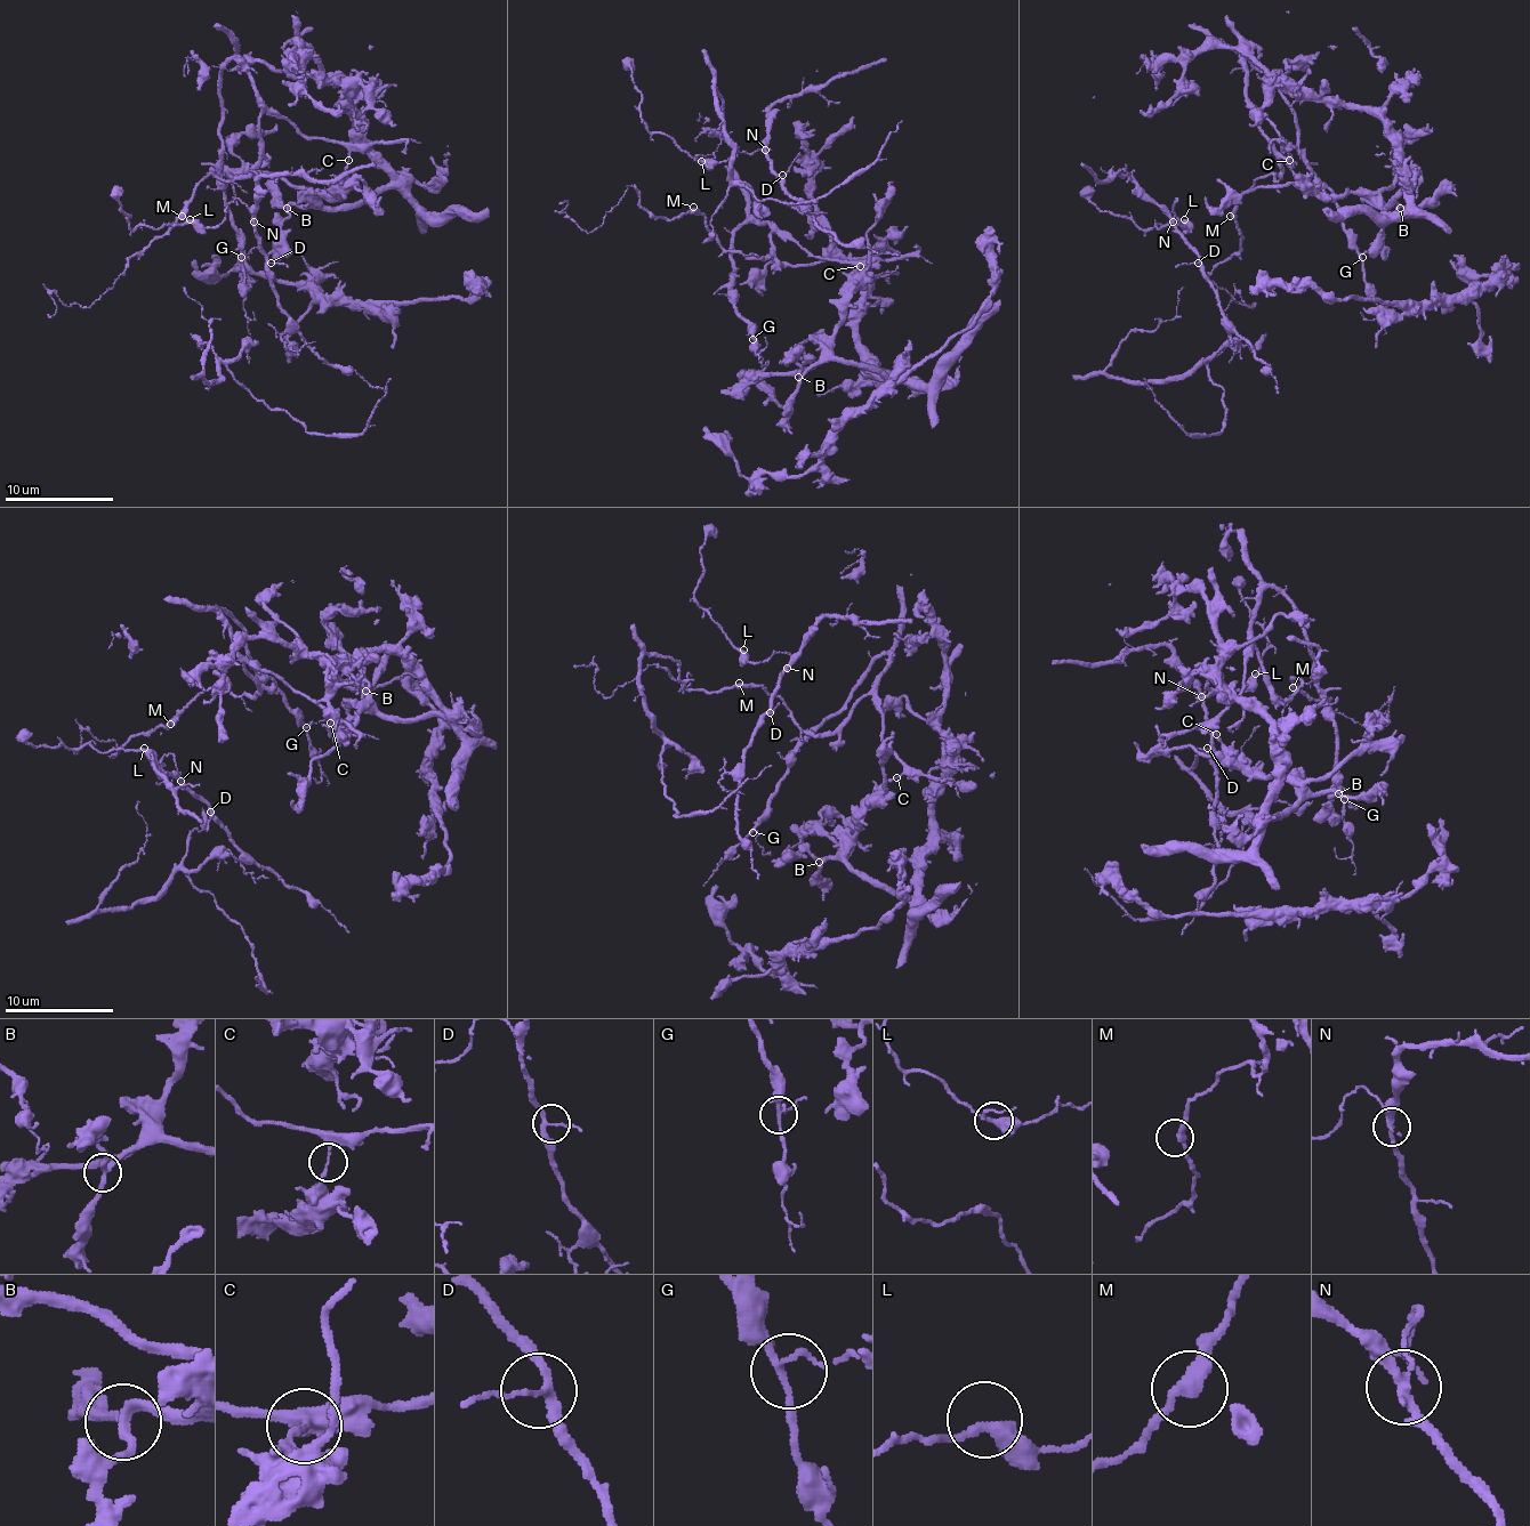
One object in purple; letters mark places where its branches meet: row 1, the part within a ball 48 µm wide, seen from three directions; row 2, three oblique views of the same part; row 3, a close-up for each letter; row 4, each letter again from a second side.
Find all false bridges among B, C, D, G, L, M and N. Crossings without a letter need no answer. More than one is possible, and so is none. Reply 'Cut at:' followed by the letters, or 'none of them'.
Cut at: C, N

